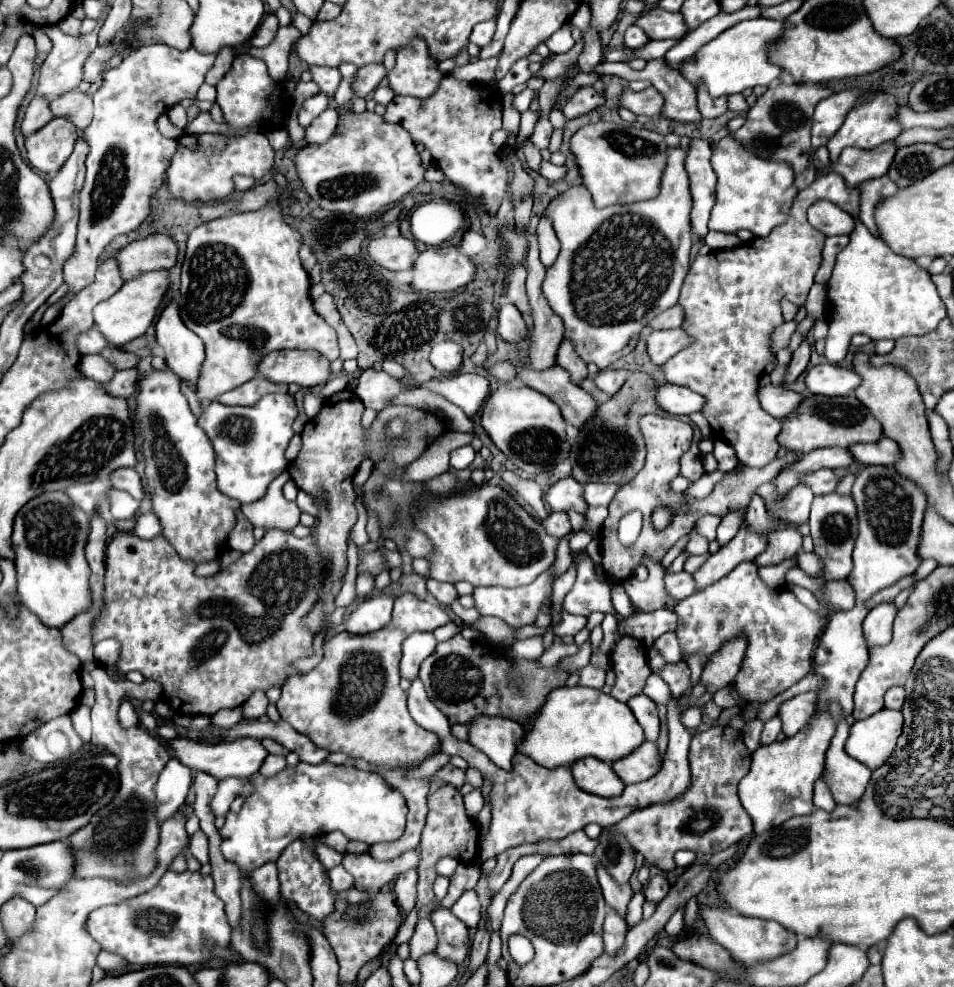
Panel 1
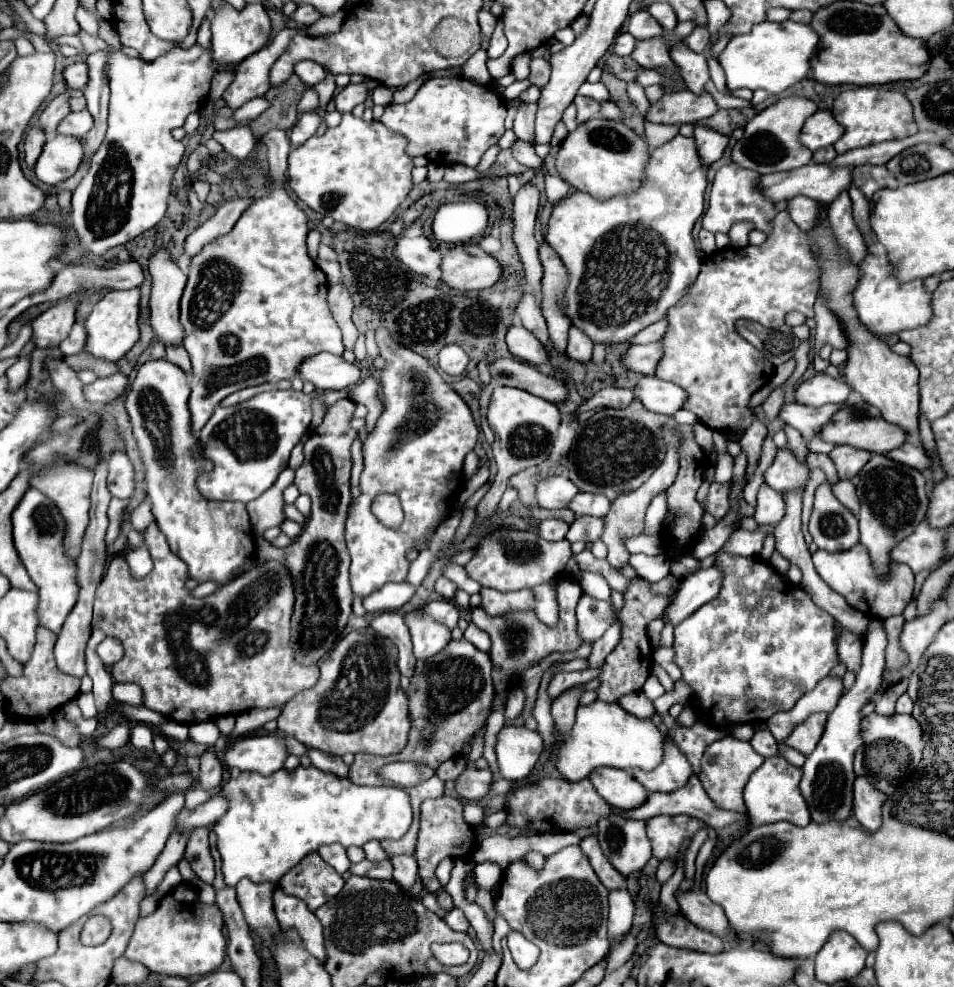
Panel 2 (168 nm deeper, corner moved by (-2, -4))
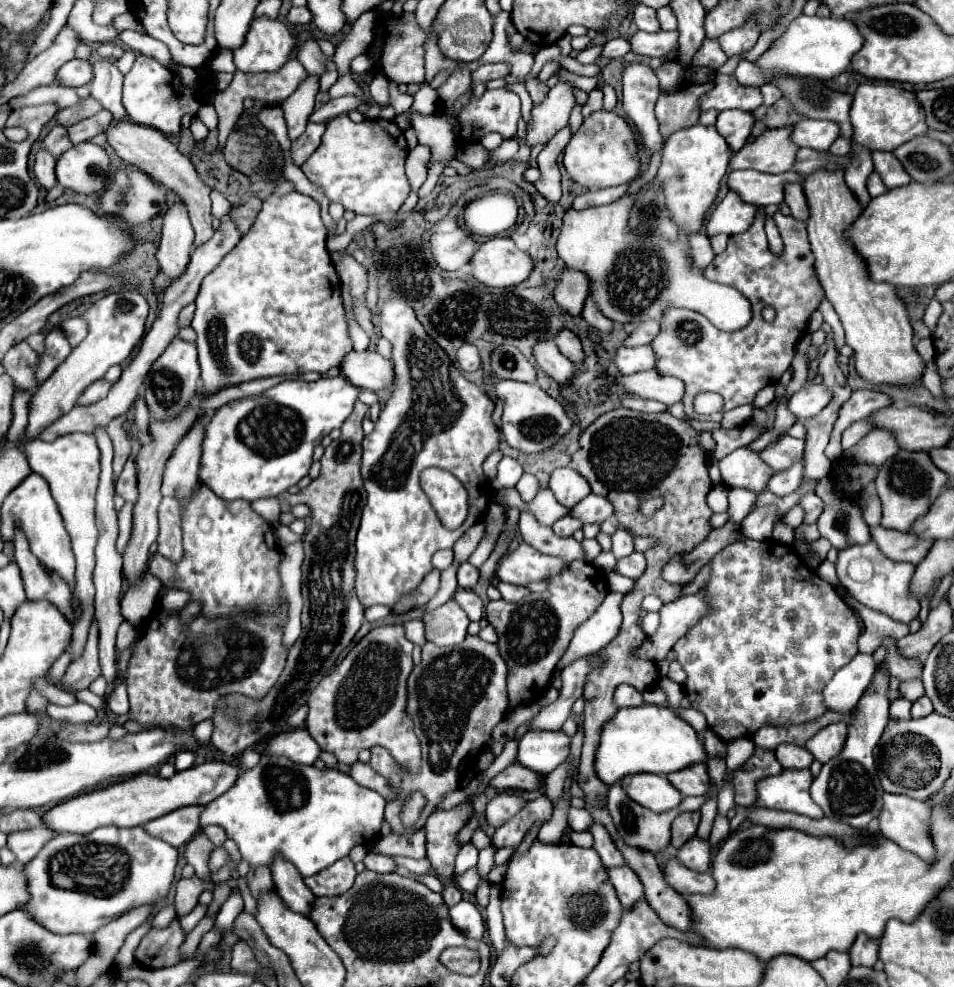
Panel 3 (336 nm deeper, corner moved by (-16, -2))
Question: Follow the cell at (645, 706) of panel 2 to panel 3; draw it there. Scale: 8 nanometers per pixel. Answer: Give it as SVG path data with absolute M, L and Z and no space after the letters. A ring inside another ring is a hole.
M624 684L624 686L618 686L618 690L616 690L616 704L618 704L618 708L642 706L644 698L642 698L642 694L636 688Z

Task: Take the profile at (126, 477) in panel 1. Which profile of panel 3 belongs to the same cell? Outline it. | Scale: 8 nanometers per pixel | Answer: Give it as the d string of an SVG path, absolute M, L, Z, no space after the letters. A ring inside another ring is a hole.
M136 448L132 450L128 462L124 464L124 470L120 474L120 478L116 480L116 492L126 500L126 502L136 502L138 498L138 490L136 490L136 464L134 464L134 456L136 456Z

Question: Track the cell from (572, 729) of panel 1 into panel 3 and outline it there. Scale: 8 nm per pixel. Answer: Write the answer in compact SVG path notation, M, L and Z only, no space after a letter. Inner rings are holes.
M640 706L640 708L618 708L614 718L610 718L600 736L600 746L596 750L596 774L604 784L614 784L626 774L634 772L652 772L668 774L682 770L696 762L706 762L708 754L694 732L694 728L676 716L666 706Z

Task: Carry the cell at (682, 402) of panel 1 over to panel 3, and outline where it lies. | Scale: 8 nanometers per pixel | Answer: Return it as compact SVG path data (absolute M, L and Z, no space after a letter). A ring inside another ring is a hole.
M656 370L636 372L622 378L624 388L640 398L652 398L666 406L674 406L684 398L684 382L672 376L662 376Z

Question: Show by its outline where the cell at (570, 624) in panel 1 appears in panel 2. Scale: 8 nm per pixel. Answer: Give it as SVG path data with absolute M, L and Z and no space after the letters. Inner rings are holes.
M558 576L552 580L552 586L556 590L558 606L560 606L560 620L554 628L548 628L544 622L540 622L534 610L532 612L508 612L506 616L490 616L484 612L482 606L472 610L472 622L480 630L488 632L488 636L492 640L490 656L492 656L494 666L504 670L504 674L512 686L518 684L518 676L526 668L530 668L544 656L548 656L552 652L576 650L582 644L582 640L576 634L576 616L574 616L574 604L578 604L578 596L582 596L580 584L576 580L572 580L570 576Z

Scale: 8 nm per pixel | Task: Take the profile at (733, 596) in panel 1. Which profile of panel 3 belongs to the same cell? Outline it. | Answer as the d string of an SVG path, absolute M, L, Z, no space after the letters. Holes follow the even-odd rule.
M744 540L744 542L728 544L710 562L712 564L712 578L706 584L706 596L708 596L708 602L712 606L712 612L706 618L702 618L684 638L680 638L674 644L678 662L682 664L682 668L688 674L688 680L686 680L684 686L686 686L688 698L692 702L692 708L696 708L698 712L702 712L706 716L708 726L722 740L734 740L734 738L742 738L742 736L752 736L760 726L766 726L766 724L802 724L802 722L818 718L820 714L826 712L826 708L822 704L822 690L824 690L826 682L858 654L856 640L858 640L862 628L858 624L856 612L852 608L848 608L844 602L840 602L840 596L836 594L836 590L832 590L832 586L828 586L828 582L820 580L816 576L816 572L812 572L810 566L802 558L800 560L798 558L800 556L796 556L796 552L790 546L780 544L776 540L762 540L762 542Z

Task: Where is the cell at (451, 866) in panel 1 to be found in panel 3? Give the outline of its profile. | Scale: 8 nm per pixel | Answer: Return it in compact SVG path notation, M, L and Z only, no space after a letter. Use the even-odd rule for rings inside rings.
M468 842L468 844L464 844L460 850L462 850L460 856L456 856L456 874L458 874L458 876L464 874L468 868L472 868L472 866L478 862L478 850L476 850L474 844Z

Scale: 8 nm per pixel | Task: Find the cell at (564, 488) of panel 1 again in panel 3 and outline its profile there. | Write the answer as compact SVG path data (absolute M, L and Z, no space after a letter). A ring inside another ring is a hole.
M558 468L550 476L550 490L554 492L556 500L562 506L574 508L574 504L578 504L582 498L586 498L590 494L590 484L576 470Z

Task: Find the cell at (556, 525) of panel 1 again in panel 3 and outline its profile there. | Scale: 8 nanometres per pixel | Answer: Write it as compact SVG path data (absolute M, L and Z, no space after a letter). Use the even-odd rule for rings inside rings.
M564 516L552 528L554 528L554 534L556 536L566 538L566 536L572 536L576 530L580 530L582 528L582 522L578 518L574 518L574 516Z

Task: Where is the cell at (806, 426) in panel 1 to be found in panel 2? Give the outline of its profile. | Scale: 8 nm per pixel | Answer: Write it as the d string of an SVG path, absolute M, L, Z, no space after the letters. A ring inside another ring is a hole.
M858 402L858 404L848 404L842 406L836 416L832 418L832 422L822 430L822 438L834 444L850 444L868 452L878 452L878 454L886 454L892 448L900 448L906 442L906 432L902 428L898 428L896 424L890 424L882 418L882 414L878 412L878 408L866 404L866 402Z

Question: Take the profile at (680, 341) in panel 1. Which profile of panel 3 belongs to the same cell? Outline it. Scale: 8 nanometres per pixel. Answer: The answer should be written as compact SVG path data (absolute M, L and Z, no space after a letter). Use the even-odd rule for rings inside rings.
M622 346L616 352L616 366L622 374L652 370L656 368L656 352L652 346L638 346L638 348Z

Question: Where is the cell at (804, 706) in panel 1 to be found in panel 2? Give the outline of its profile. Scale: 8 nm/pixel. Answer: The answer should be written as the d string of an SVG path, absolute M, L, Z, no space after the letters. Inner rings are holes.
M824 712L812 714L806 722L798 724L792 730L792 734L784 740L784 744L790 746L790 748L794 748L794 750L798 750L798 752L802 752L804 756L808 756L816 748L820 736L824 732L826 718L828 718L828 714L824 714Z

